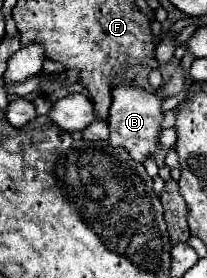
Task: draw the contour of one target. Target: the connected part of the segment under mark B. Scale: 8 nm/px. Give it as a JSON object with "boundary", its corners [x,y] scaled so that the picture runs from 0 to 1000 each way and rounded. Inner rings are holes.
{"boundary":[[[580,299],[541,320],[541,442],[531,457],[531,514],[560,529],[618,536],[618,550],[686,579],[715,558],[744,558],[763,500],[773,500],[773,442],[783,442],[783,349],[686,327],[686,313],[647,299]]]}

